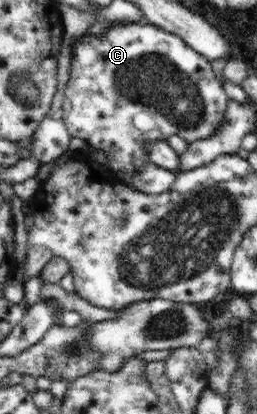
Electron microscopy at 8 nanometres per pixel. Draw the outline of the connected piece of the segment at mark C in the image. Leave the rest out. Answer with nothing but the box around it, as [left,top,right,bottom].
[62,22,228,175]

